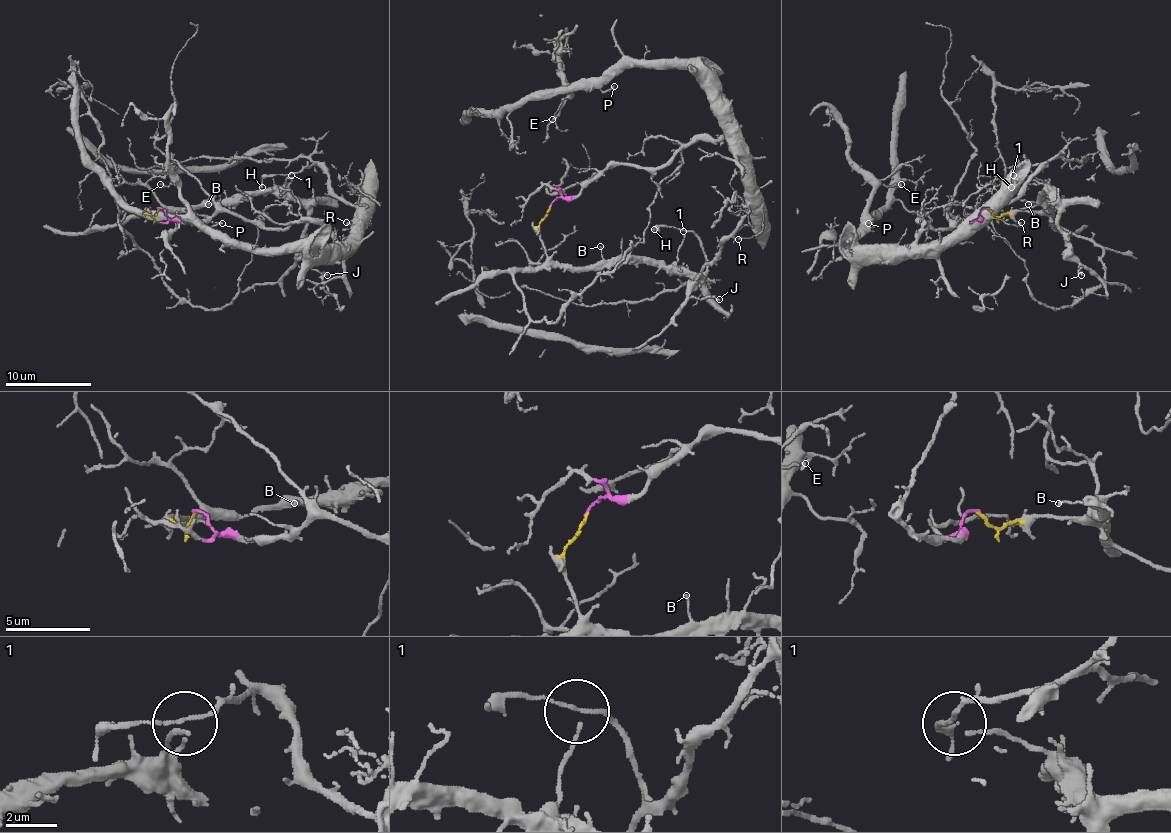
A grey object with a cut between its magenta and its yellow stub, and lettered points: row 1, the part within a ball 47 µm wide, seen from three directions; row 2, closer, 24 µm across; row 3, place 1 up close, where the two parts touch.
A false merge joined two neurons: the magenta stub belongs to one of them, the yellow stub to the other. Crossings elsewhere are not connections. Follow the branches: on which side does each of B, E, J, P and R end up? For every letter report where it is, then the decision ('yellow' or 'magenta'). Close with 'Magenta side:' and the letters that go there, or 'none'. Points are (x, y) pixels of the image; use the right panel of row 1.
B: (1028, 204) | yellow
E: (901, 184) | magenta
J: (1081, 275) | yellow
P: (868, 223) | magenta
R: (1021, 222) | magenta
Magenta side: E, P, R

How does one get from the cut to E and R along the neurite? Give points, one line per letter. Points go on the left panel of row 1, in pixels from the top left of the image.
E: (158, 209), (186, 222), (225, 211), (270, 228), (317, 222), (334, 245), (227, 245), (173, 183), (161, 183)
R: (158, 209), (186, 222), (225, 211), (270, 228), (317, 222), (343, 243), (371, 220), (364, 226), (347, 222)

